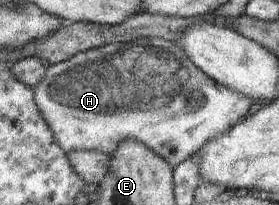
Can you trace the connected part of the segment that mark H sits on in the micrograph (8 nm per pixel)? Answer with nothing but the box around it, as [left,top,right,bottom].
[32,38,254,170]

